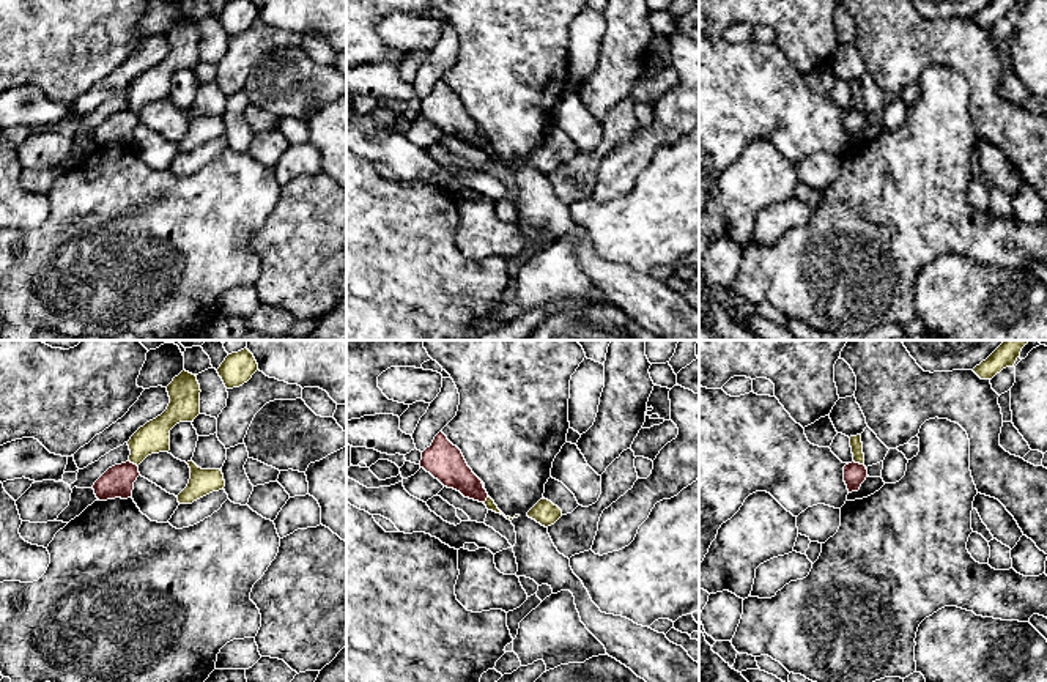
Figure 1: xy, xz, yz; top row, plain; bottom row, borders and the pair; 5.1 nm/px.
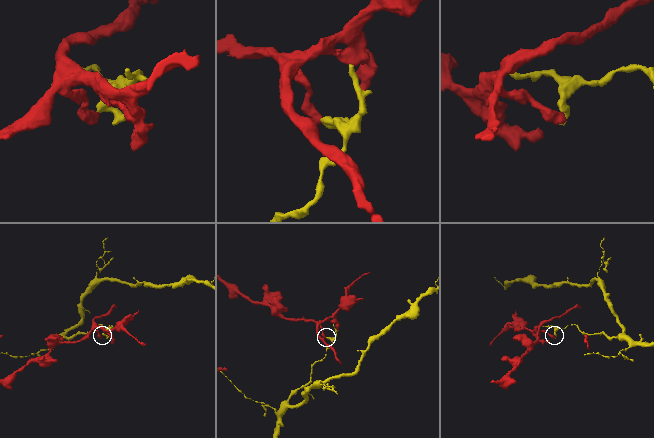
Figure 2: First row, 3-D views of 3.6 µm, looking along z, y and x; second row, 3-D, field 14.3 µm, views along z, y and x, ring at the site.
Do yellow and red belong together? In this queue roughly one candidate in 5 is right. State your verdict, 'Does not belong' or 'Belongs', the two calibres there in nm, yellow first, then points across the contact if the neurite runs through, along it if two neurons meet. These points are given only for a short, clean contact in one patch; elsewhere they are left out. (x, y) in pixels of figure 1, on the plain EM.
Does not belong. Thickness 60 nm (yellow) against 110 nm. Boundary: yz (854, 107), (863, 112)

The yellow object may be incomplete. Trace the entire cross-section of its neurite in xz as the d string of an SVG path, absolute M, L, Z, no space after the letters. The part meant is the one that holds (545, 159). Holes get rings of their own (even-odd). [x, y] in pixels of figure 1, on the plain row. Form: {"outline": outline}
{"outline": "M543 145L527 159L527 164L548 175L562 164L562 158Z"}

